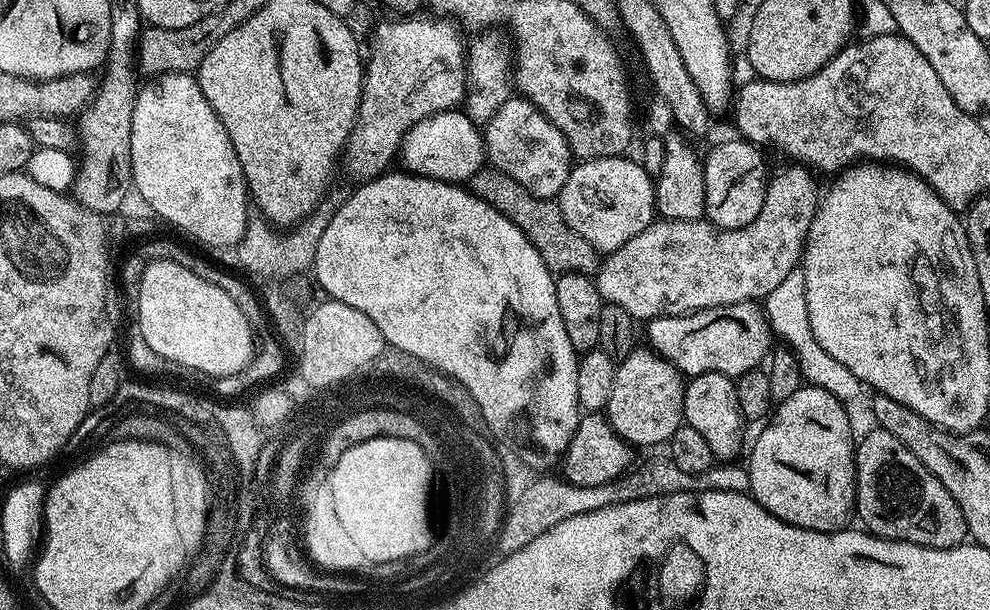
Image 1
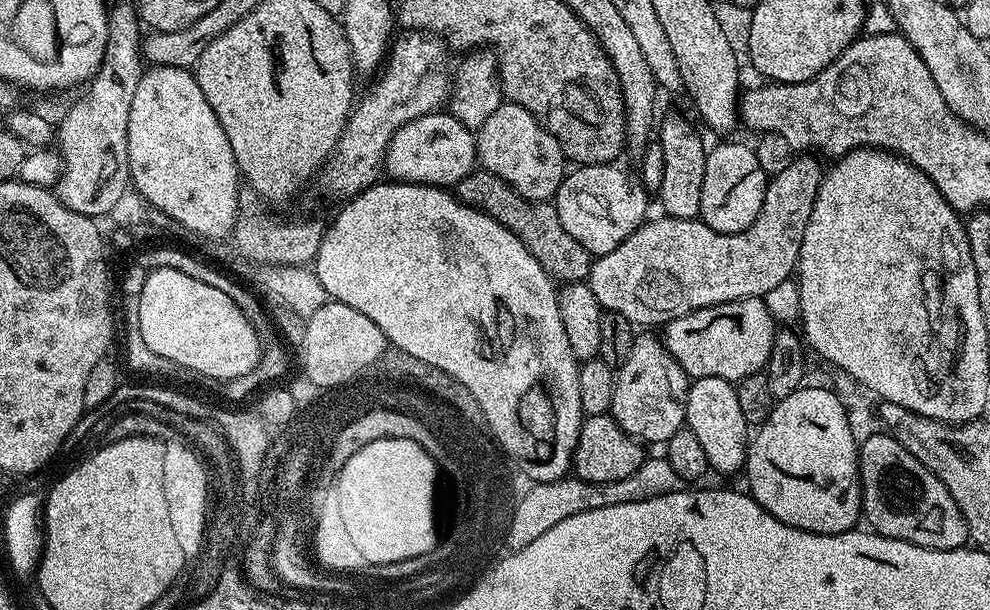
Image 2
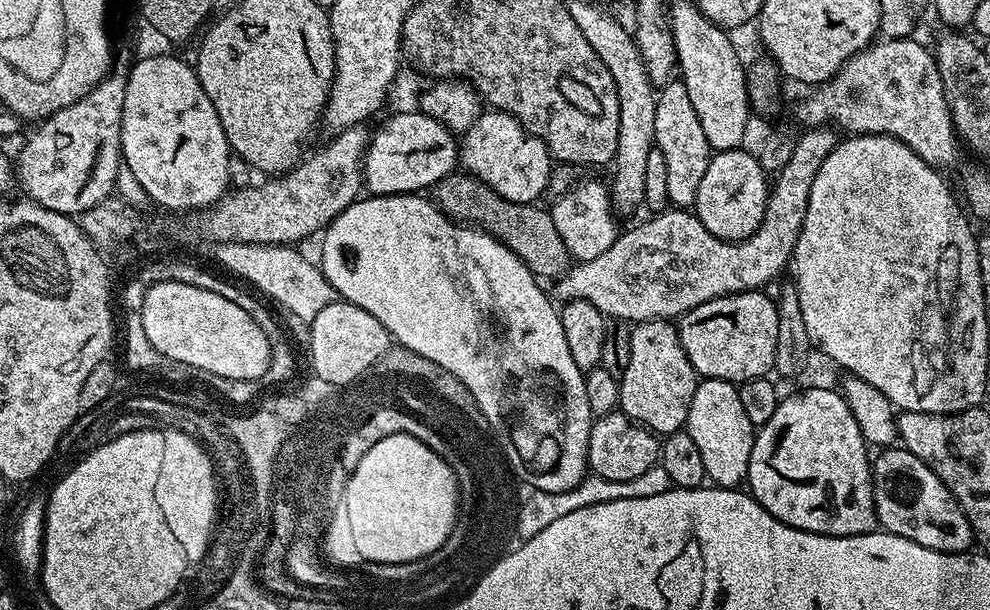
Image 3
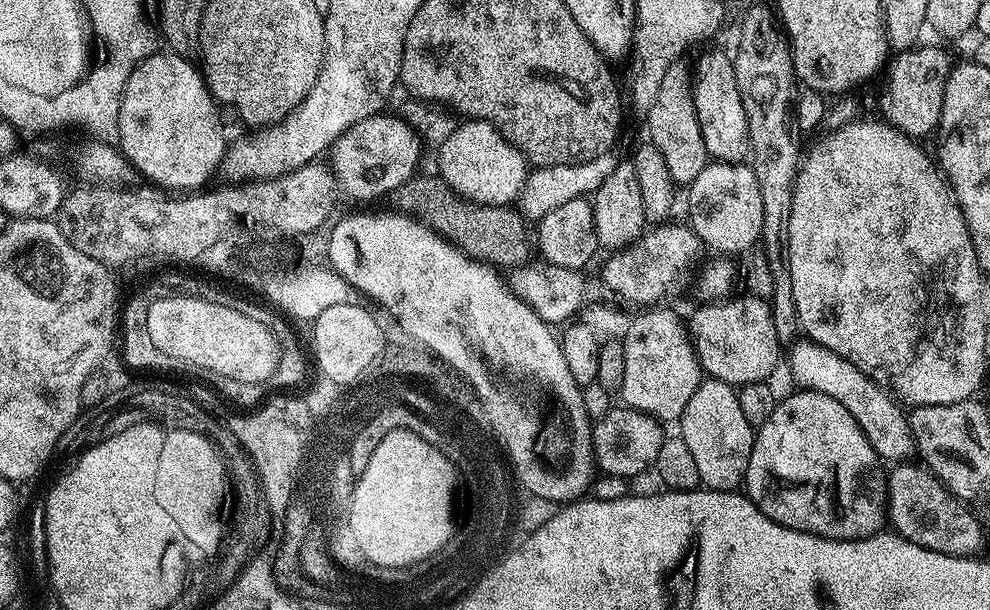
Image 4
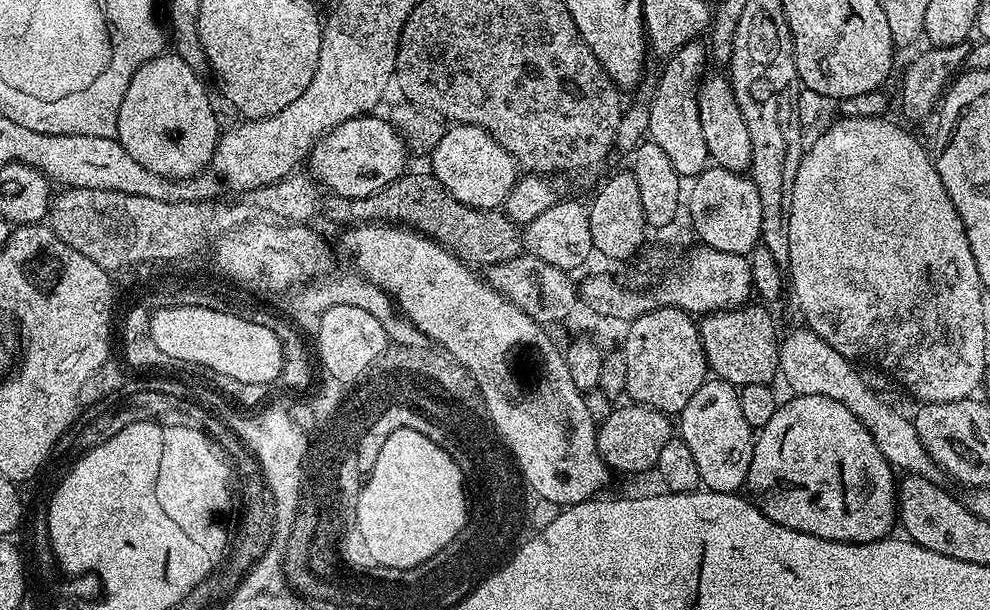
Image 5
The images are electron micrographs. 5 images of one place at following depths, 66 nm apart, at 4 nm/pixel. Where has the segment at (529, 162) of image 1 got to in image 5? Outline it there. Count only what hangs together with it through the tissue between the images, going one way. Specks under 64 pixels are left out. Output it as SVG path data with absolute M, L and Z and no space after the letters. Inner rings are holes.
M473 124L445 127L442 142L434 146L430 160L431 175L442 182L442 186L446 186L459 204L467 208L499 209L518 181L518 165L513 156L489 132Z

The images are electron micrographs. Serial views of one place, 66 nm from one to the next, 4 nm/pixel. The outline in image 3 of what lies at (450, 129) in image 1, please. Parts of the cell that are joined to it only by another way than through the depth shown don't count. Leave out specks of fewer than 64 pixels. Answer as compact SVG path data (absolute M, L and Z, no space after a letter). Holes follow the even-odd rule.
M419 110L413 112L400 112L397 116L392 116L384 125L381 126L377 132L371 133L368 141L368 148L364 151L364 158L362 161L362 184L365 189L373 196L393 196L394 194L402 194L403 192L409 194L420 194L425 190L431 189L432 185L438 183L442 178L453 175L458 168L458 140L451 130L446 126L442 126L442 122L438 122L434 118L430 118L426 113Z

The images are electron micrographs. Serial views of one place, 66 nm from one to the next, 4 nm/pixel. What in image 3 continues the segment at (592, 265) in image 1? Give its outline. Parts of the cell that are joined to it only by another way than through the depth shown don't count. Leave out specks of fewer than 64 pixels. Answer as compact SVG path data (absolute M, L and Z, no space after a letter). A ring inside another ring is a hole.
M453 174L442 178L432 185L430 196L451 220L483 228L494 238L502 241L510 251L518 254L518 258L524 260L524 265L536 277L559 278L568 271L570 257L562 238L558 238L558 230L554 230L552 213L547 207L539 208L541 205L536 202L531 204L510 202L475 176L467 174Z

